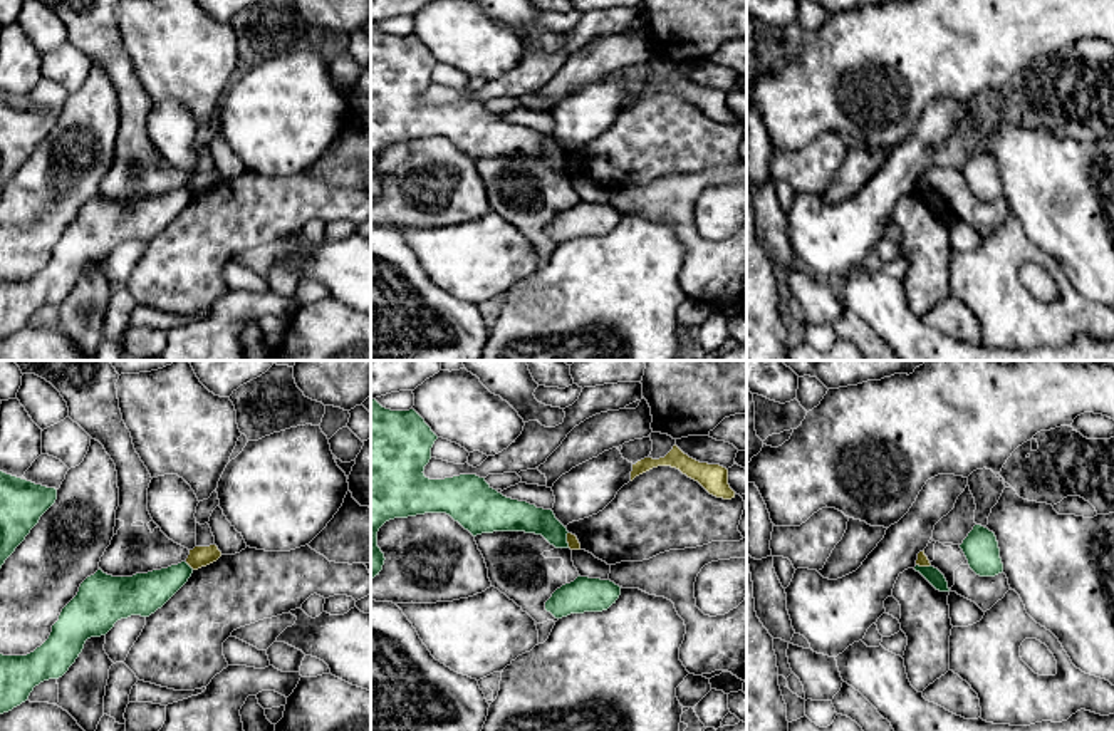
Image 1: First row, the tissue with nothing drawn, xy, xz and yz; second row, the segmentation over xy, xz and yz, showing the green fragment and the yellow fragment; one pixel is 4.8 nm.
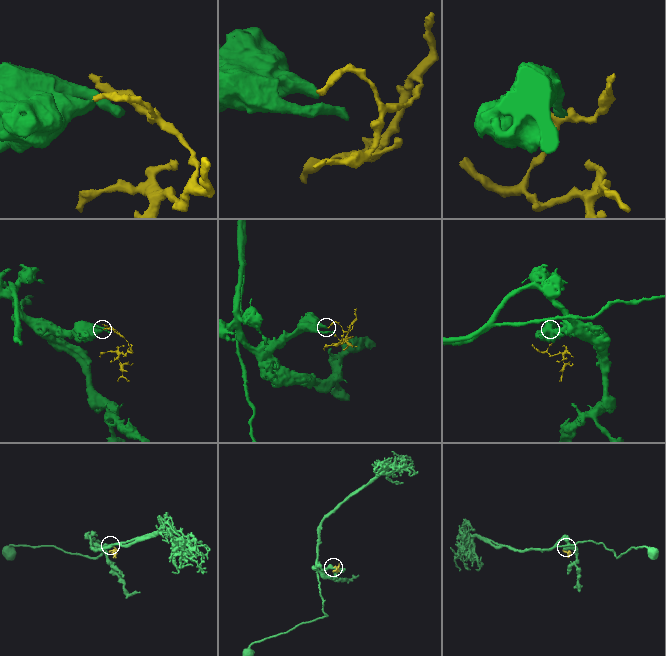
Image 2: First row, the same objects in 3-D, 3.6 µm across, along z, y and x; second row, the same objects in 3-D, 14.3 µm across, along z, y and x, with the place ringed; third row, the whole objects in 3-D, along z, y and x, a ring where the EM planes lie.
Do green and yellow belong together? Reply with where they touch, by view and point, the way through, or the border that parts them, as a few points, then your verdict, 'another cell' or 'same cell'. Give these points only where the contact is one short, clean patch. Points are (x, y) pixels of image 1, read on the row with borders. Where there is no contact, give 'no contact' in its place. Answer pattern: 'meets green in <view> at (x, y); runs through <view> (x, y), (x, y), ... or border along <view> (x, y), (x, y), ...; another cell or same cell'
meets green in xz at (566, 540); border along xz (567, 532), (569, 547); another cell

